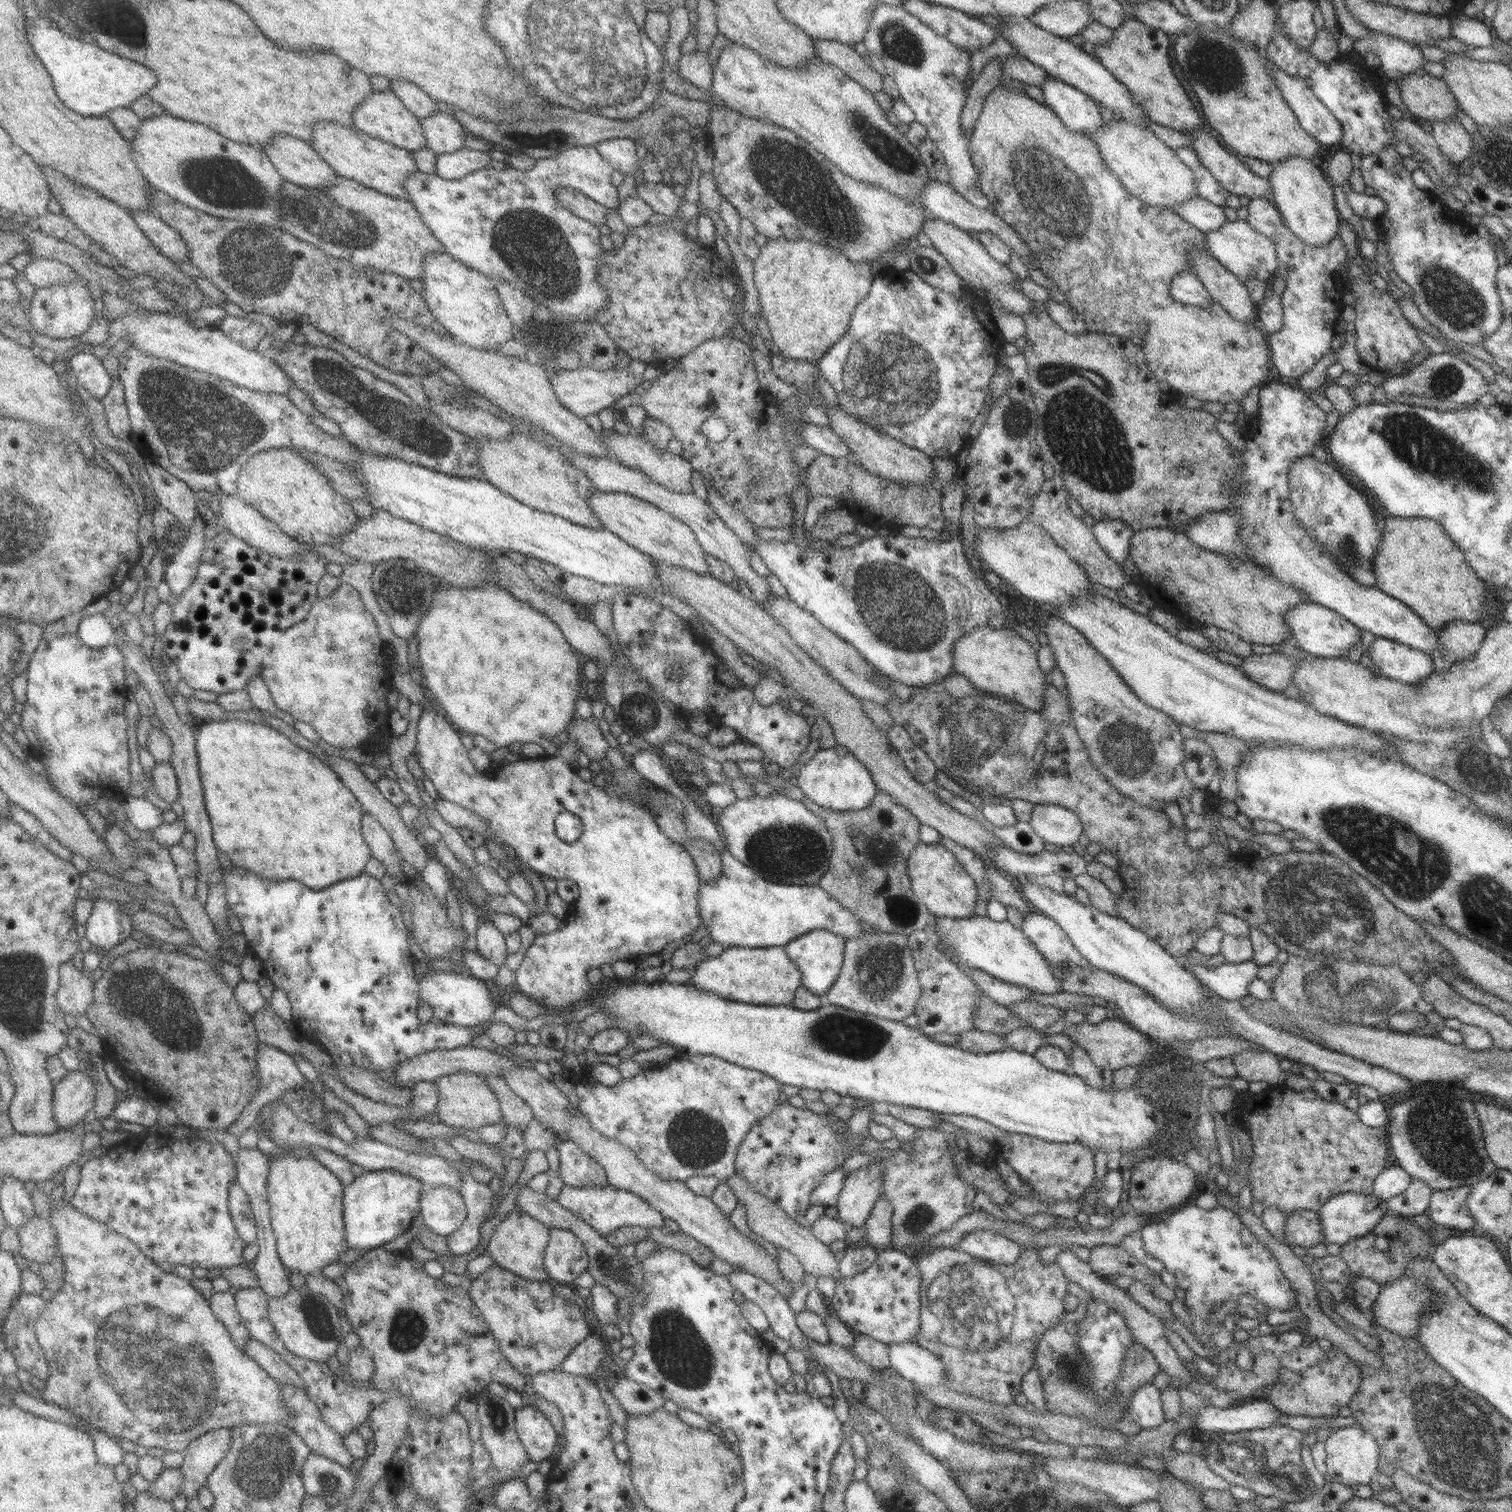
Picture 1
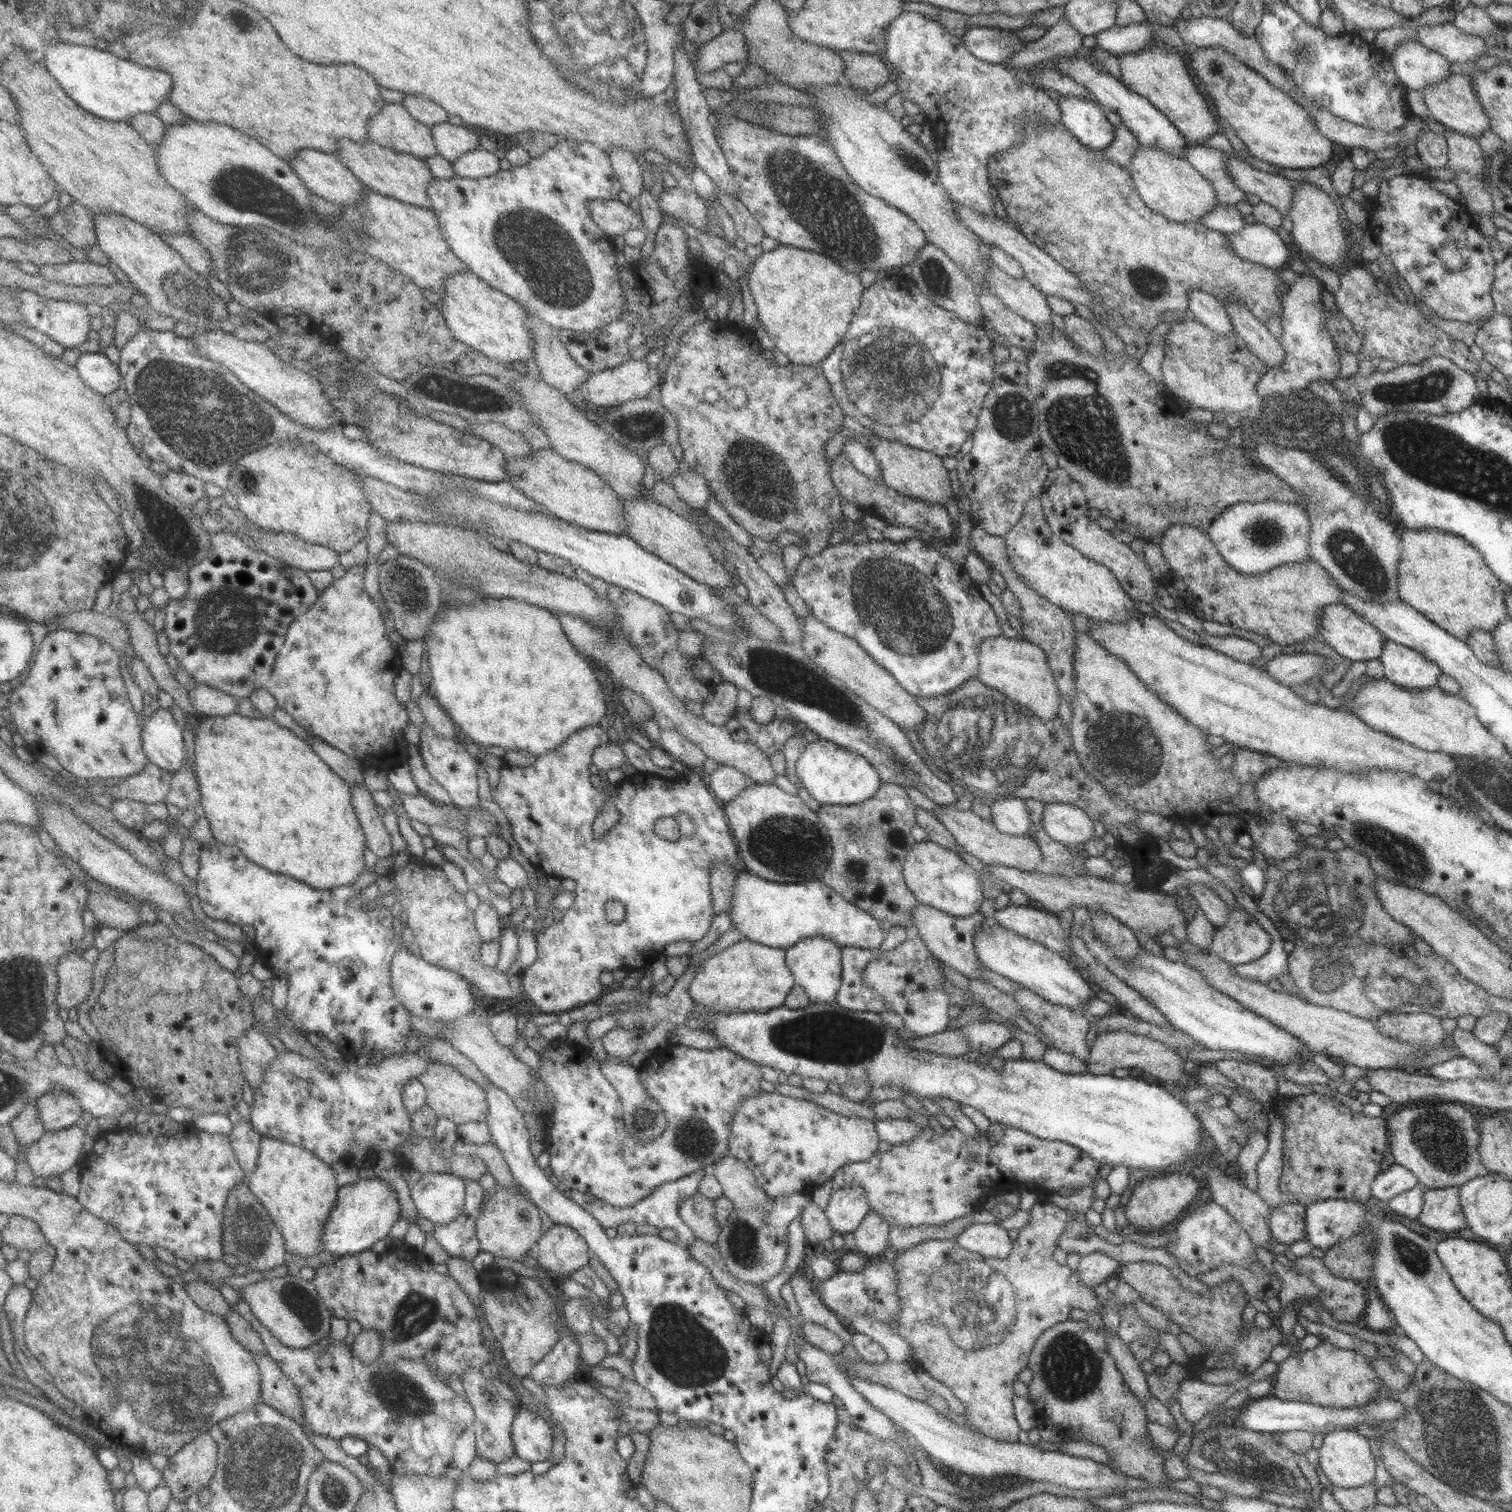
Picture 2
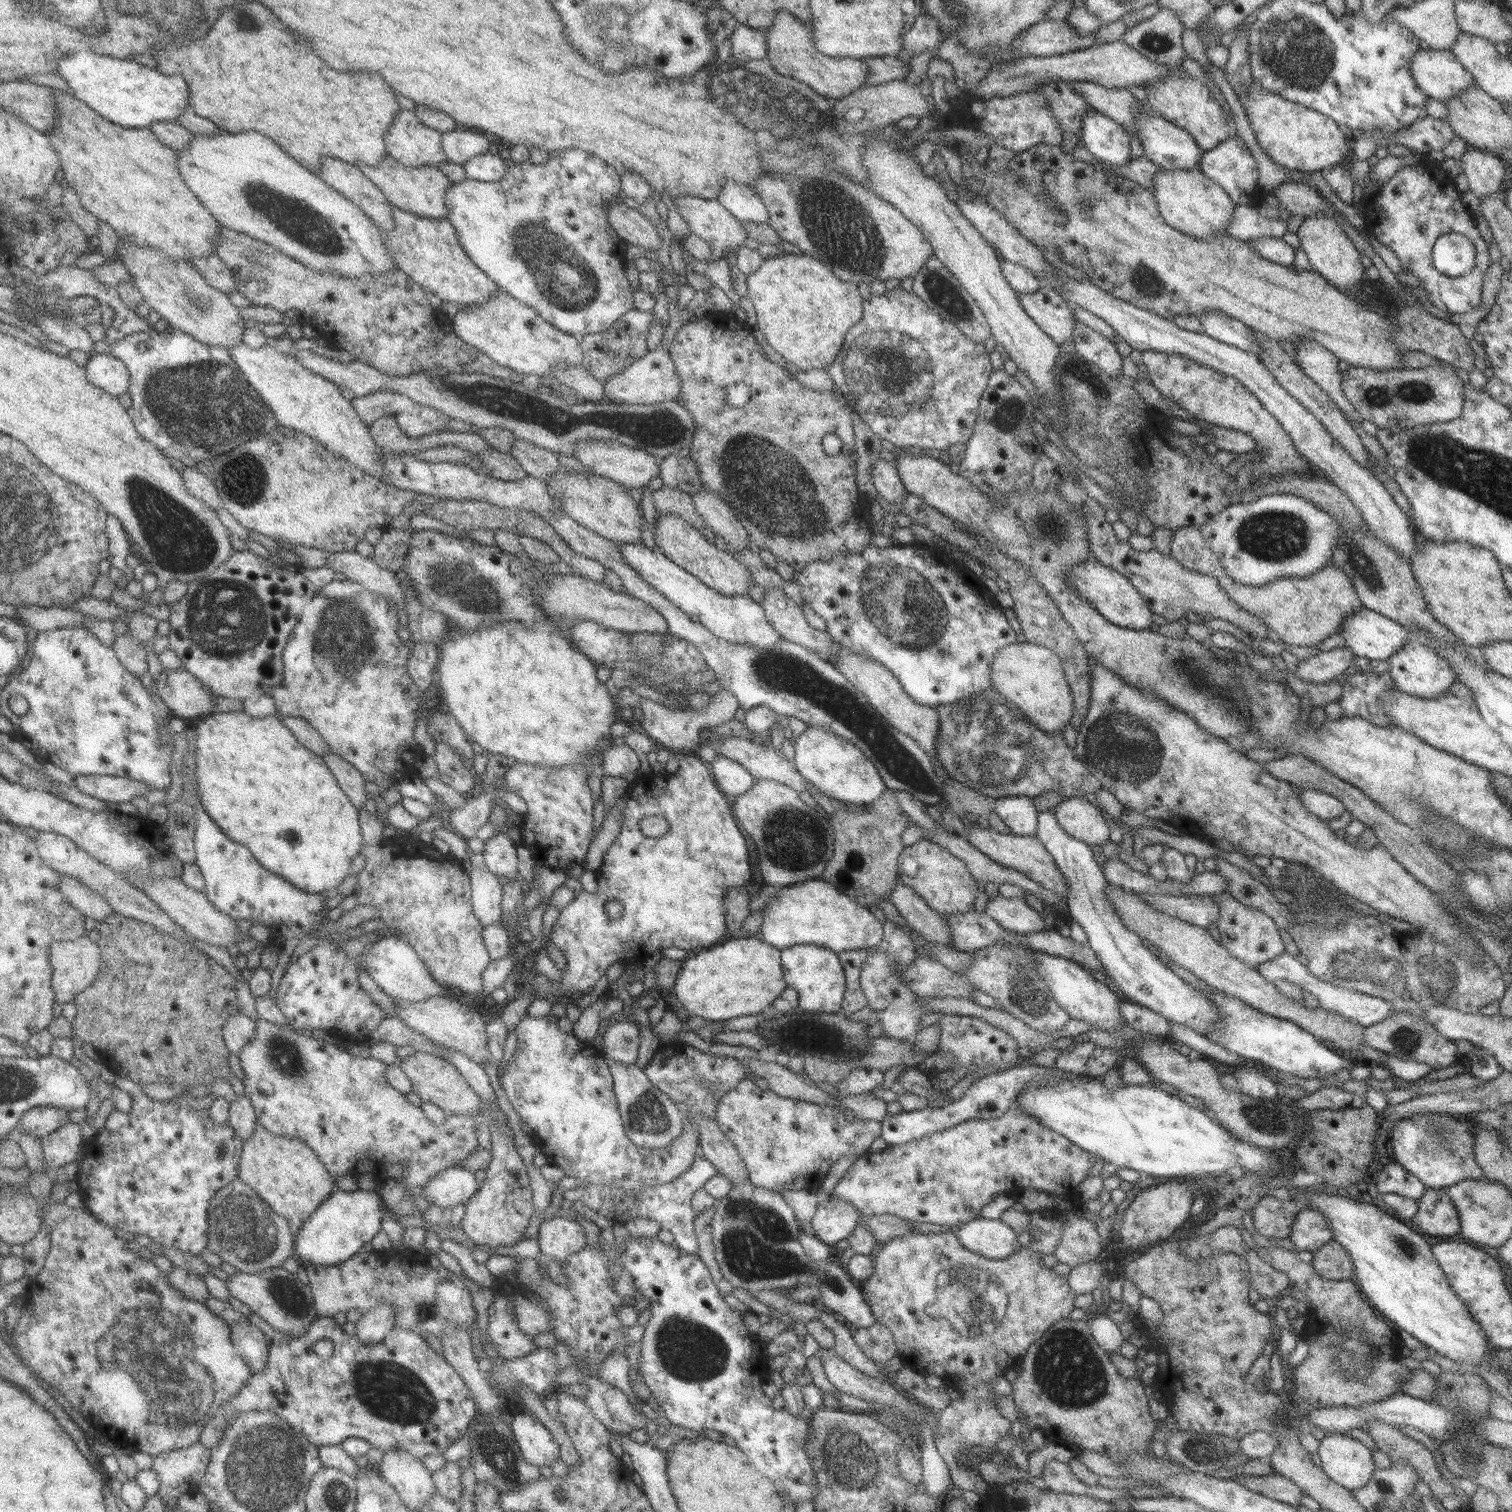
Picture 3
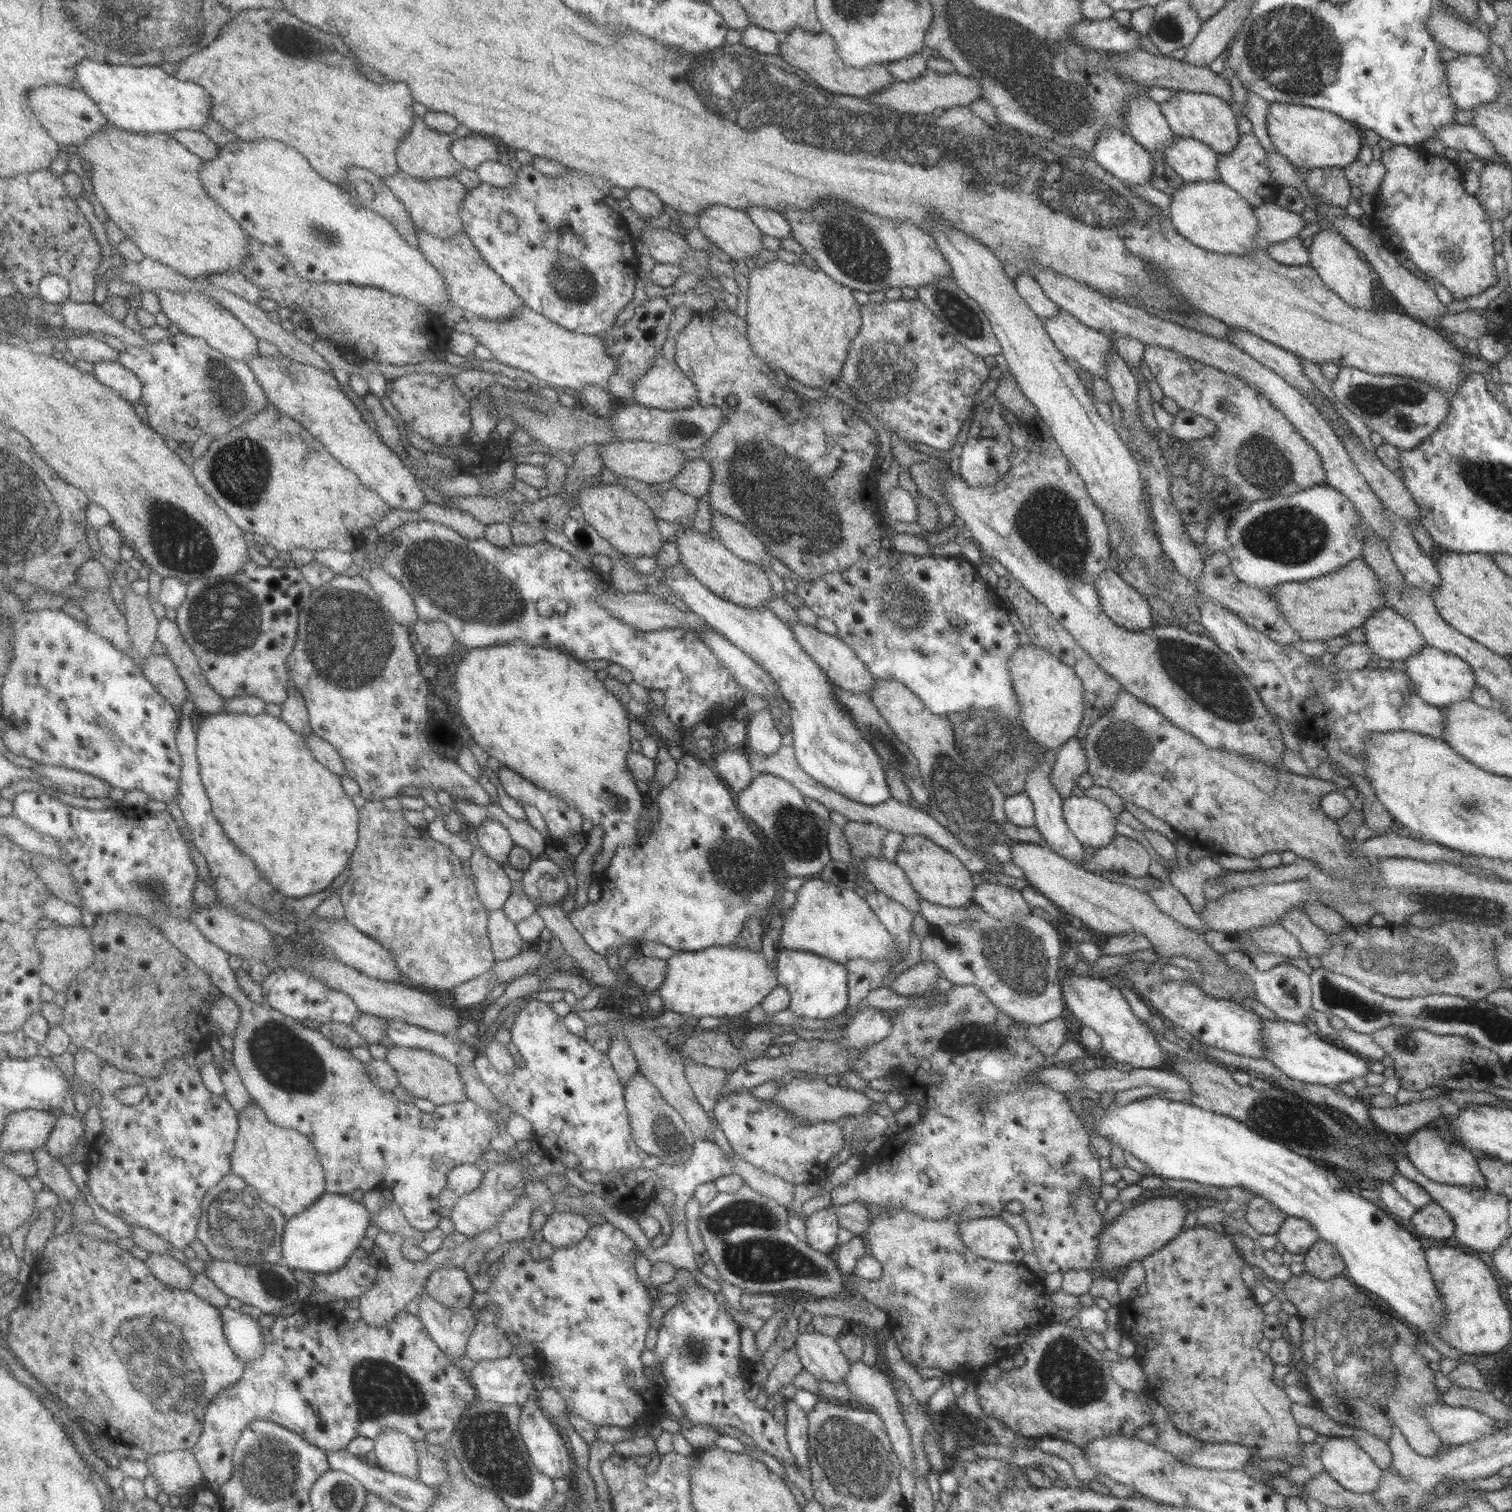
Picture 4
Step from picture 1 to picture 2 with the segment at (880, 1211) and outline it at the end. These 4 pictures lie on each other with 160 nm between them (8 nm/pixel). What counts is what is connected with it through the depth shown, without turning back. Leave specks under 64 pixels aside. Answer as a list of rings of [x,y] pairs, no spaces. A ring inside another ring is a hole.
[[[871,1211],[853,1233],[857,1251],[866,1256],[889,1254],[888,1233],[888,1222],[880,1214]]]

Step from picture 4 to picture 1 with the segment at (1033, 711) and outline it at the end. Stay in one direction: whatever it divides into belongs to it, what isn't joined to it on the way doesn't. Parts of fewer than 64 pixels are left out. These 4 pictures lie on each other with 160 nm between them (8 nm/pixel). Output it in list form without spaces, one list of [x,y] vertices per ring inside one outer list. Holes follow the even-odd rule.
[[[977,626],[954,641],[953,670],[965,676],[976,688],[1004,696],[1026,709],[1042,712],[1048,677],[1039,667],[1037,650],[1013,628]]]

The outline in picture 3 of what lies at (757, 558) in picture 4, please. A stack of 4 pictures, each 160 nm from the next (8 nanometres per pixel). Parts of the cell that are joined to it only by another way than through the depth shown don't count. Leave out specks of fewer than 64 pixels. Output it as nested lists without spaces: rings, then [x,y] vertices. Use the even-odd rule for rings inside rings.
[[[704,486],[699,491],[690,495],[690,501],[694,501],[696,510],[704,517],[708,530],[726,540],[728,551],[748,548],[749,534],[733,514],[733,510]]]

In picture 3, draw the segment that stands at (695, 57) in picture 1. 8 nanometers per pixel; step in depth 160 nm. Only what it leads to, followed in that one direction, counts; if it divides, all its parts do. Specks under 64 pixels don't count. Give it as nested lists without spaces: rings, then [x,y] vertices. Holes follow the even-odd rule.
[[[739,24],[729,36],[733,62],[764,59],[767,55],[768,33],[763,29],[755,29]]]

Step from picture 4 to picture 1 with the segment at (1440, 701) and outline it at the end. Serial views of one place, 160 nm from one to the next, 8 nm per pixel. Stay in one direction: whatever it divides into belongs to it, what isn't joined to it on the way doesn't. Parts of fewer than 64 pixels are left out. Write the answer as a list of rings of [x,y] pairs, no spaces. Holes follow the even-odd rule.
[[[1376,636],[1369,652],[1371,664],[1378,666],[1384,677],[1413,685],[1435,670],[1433,658],[1423,650]]]

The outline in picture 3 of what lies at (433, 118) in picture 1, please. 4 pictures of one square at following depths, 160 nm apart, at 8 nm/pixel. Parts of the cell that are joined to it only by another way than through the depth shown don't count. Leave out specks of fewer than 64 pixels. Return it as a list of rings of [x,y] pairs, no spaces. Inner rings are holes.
[[[458,128],[445,133],[445,151],[449,154],[449,160],[465,165],[475,156],[488,153],[493,142],[488,136],[478,132],[472,132],[471,128],[464,130]]]

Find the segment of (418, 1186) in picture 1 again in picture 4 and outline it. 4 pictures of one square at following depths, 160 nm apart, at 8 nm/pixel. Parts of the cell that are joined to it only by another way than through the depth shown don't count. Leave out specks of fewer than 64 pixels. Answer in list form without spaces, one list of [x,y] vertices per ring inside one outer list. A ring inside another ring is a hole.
[[[327,1193],[303,1214],[288,1220],[285,1234],[284,1256],[287,1265],[293,1269],[312,1273],[333,1273],[348,1265],[360,1244],[368,1238],[373,1212],[366,1204],[354,1200],[352,1196]]]

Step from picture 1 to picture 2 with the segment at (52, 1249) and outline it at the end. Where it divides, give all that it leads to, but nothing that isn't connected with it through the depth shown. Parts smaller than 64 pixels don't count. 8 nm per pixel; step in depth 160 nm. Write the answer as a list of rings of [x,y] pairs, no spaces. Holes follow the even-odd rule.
[[[23,1215],[11,1216],[10,1227],[3,1232],[5,1243],[20,1251],[34,1254],[48,1246],[48,1238],[40,1224]]]

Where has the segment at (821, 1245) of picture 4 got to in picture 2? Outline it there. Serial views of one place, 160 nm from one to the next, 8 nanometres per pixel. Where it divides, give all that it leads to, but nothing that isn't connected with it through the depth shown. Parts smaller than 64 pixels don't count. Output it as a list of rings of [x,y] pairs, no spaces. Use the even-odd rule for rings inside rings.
[[[858,1184],[832,1192],[828,1207],[825,1209],[830,1228],[841,1236],[854,1233],[870,1212],[866,1190]]]

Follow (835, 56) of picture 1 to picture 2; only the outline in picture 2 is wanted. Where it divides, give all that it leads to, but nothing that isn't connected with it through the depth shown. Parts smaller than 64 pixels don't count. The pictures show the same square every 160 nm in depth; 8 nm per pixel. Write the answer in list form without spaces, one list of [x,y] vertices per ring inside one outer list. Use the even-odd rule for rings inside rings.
[[[837,50],[845,64],[845,80],[863,92],[876,92],[890,80],[890,72],[877,56],[877,53]]]

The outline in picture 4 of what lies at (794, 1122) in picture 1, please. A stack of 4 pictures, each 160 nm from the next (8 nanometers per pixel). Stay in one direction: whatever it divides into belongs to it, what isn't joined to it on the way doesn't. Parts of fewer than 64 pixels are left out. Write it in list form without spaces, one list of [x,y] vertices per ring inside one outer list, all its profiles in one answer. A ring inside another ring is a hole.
[[[751,1090],[724,1093],[719,1097],[713,1111],[721,1136],[727,1139],[735,1154],[767,1174],[781,1177],[788,1184],[794,1184],[795,1186],[817,1182],[824,1177],[829,1171],[826,1162],[830,1158],[836,1158],[838,1152],[844,1148],[844,1137],[839,1122],[799,1123],[799,1120],[790,1111],[778,1106],[776,1101],[758,1099],[752,1095]]]

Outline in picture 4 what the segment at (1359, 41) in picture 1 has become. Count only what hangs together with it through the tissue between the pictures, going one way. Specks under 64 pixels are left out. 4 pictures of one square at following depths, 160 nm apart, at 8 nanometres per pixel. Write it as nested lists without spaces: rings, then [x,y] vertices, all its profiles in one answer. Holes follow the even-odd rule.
[[[1459,53],[1456,58],[1443,64],[1446,73],[1447,90],[1452,102],[1459,110],[1473,110],[1479,104],[1496,101],[1499,94],[1500,76],[1495,76],[1481,55]]]

